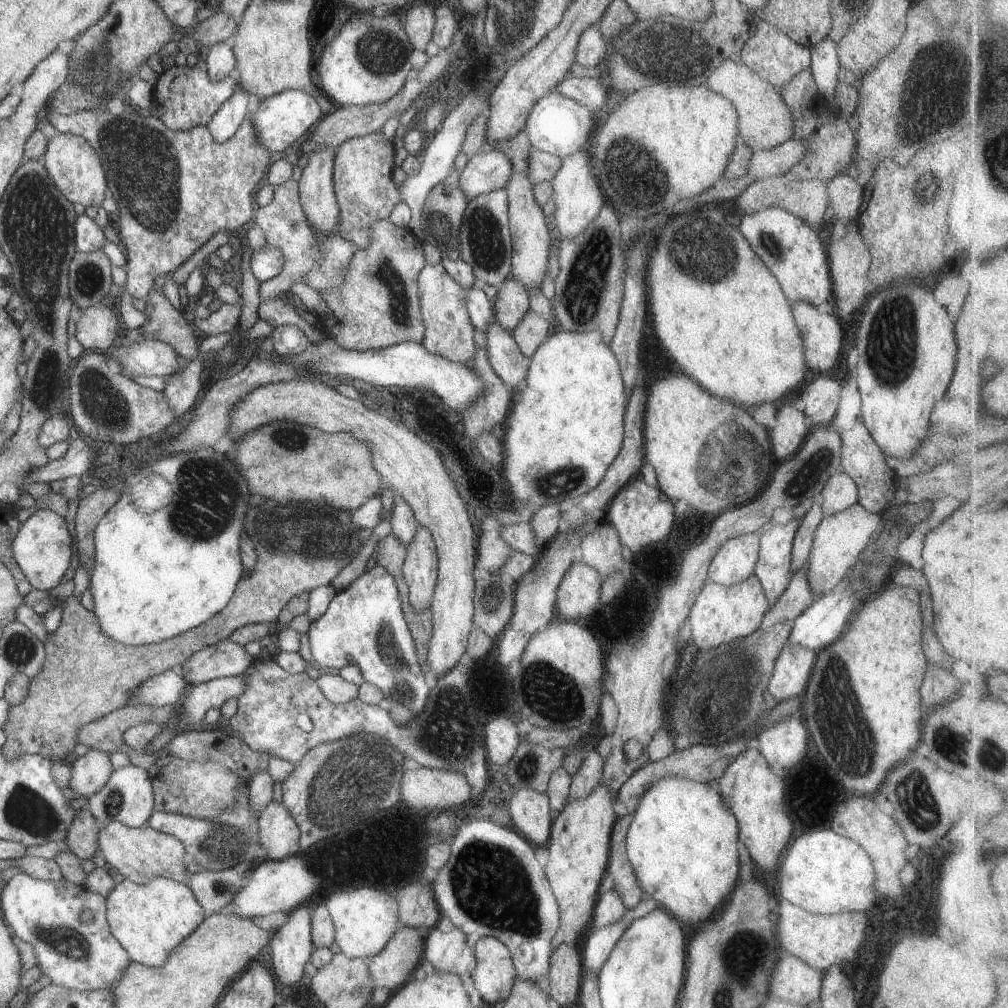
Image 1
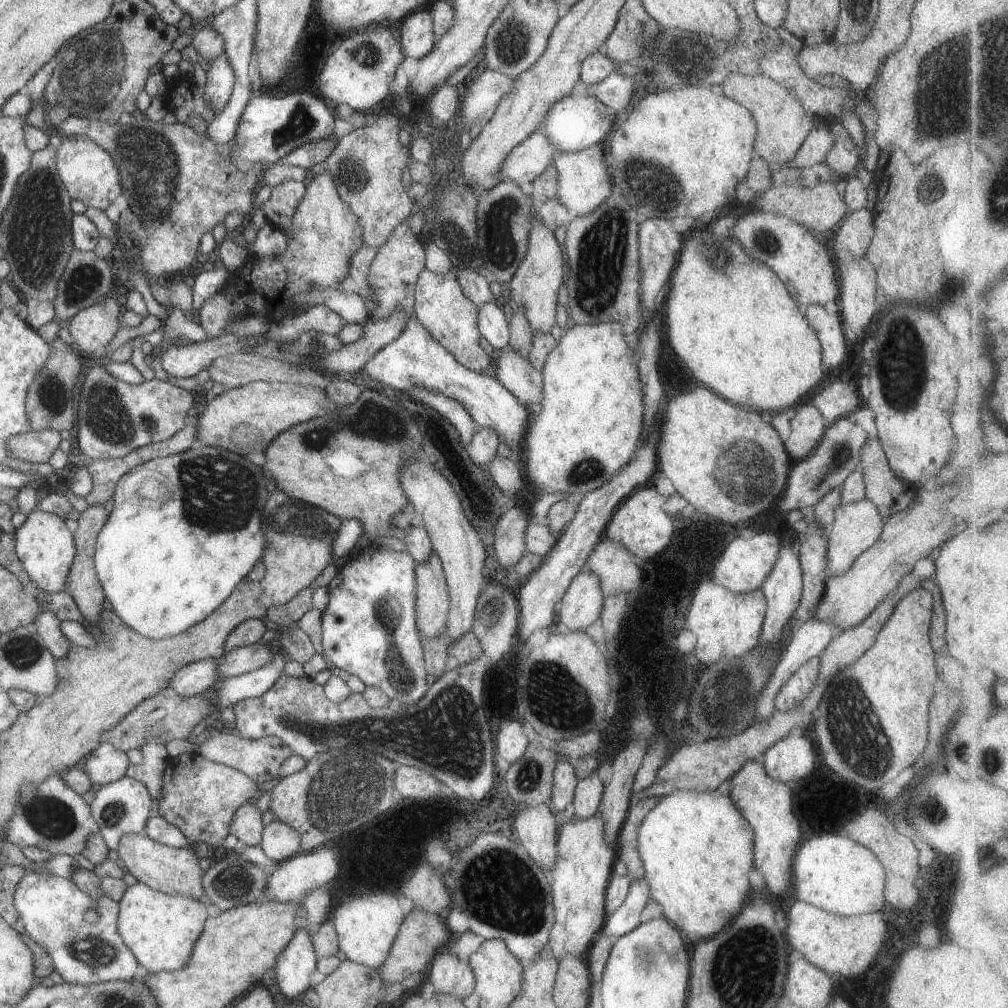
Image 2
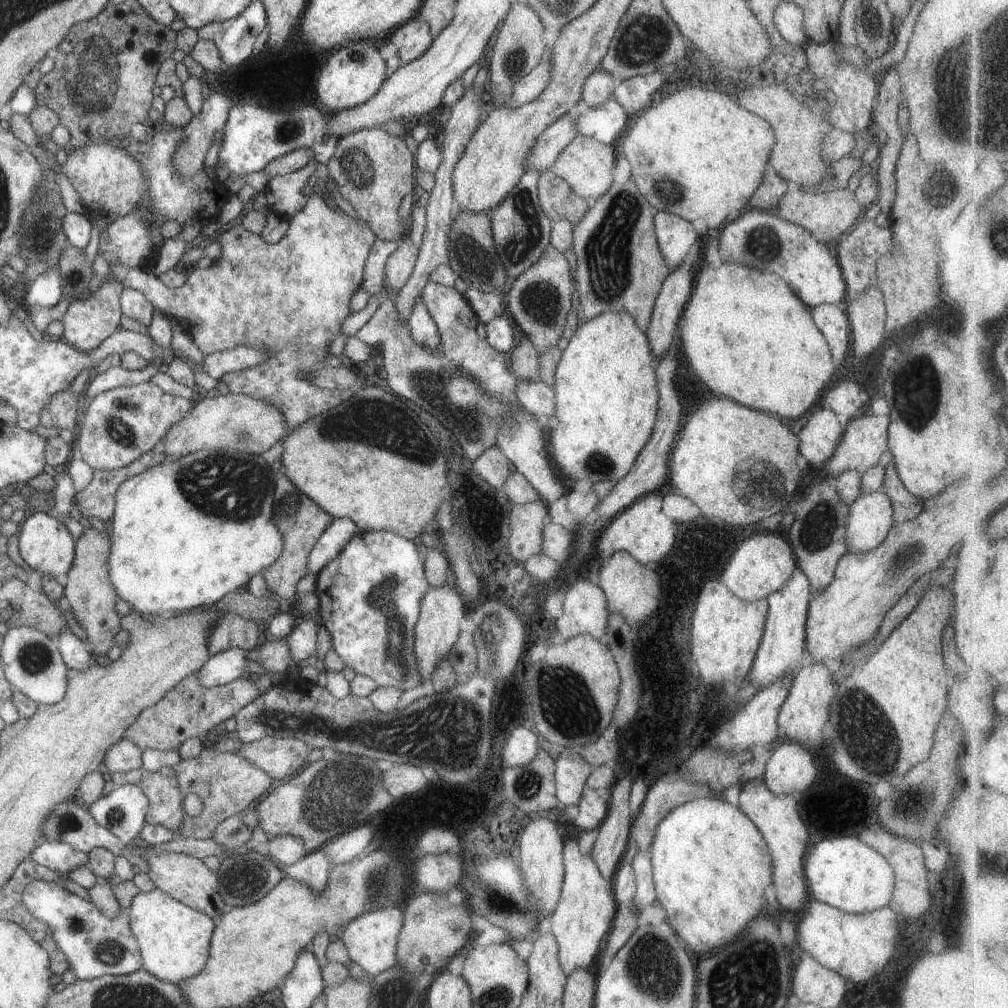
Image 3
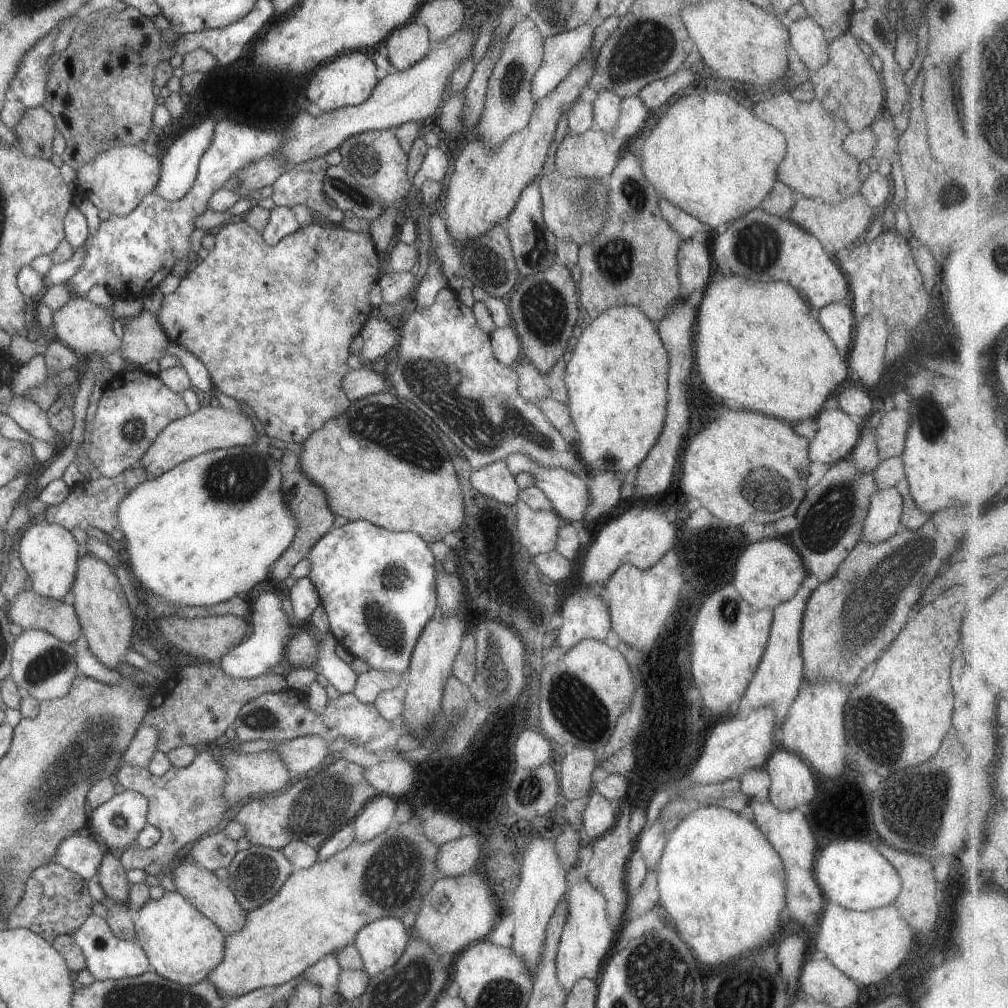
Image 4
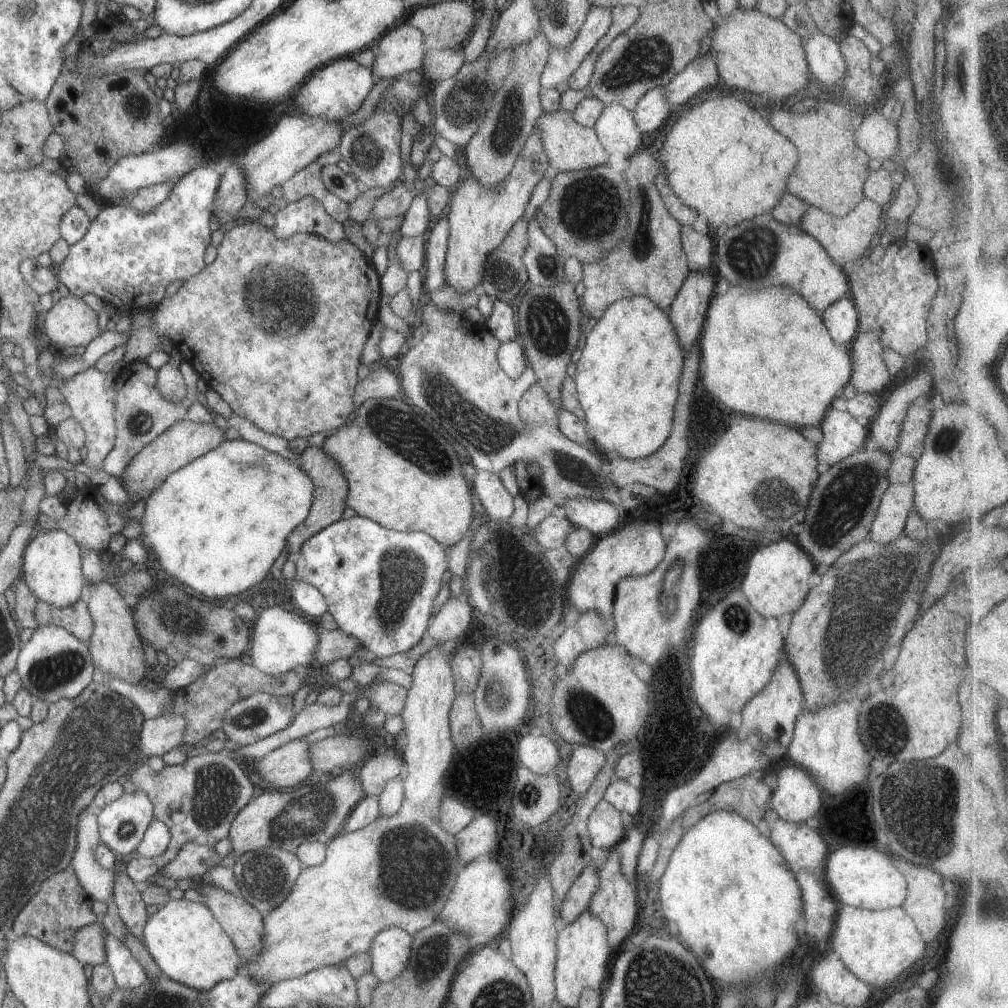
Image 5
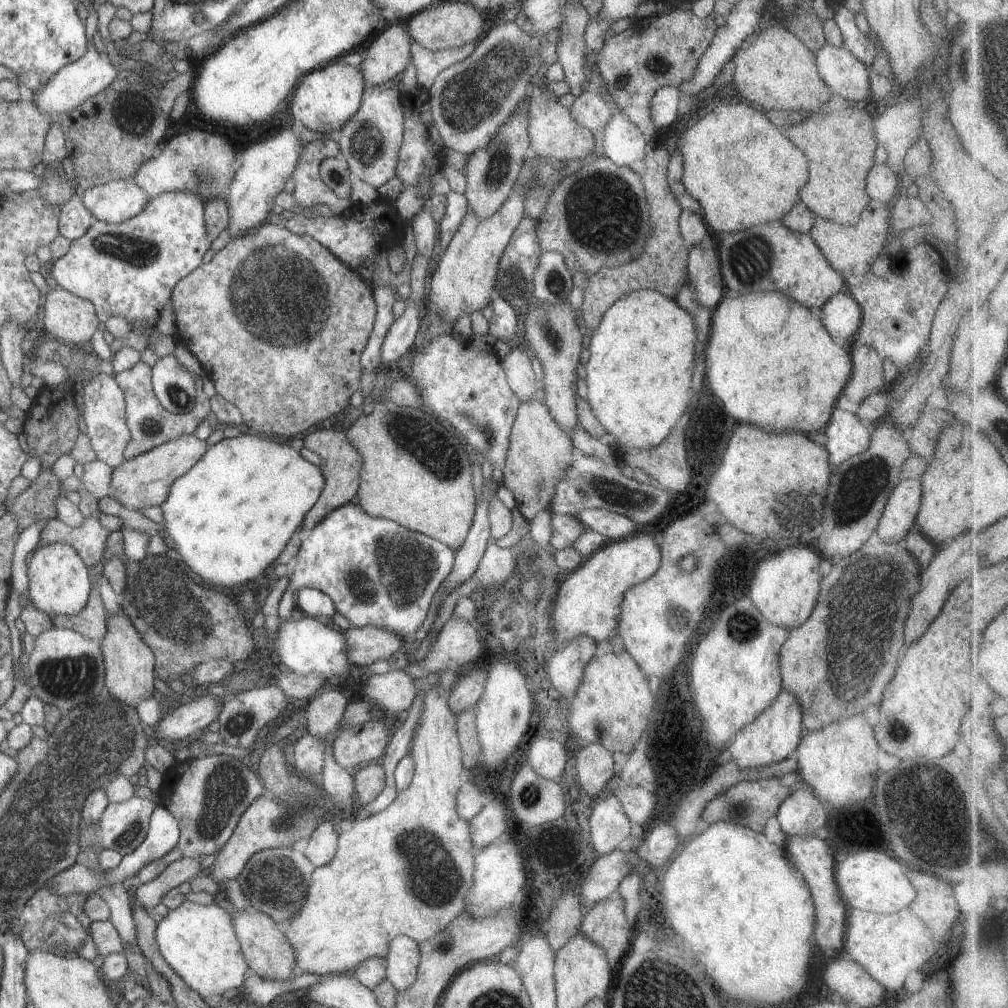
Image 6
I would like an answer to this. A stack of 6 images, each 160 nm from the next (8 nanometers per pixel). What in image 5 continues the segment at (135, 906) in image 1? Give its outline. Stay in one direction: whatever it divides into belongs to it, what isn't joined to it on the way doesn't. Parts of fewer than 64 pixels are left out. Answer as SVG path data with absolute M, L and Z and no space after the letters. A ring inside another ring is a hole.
M185 898L172 899L147 920L143 930L143 942L164 975L200 992L209 991L221 980L230 980L238 976L240 966L244 962L212 911L202 903L195 903Z

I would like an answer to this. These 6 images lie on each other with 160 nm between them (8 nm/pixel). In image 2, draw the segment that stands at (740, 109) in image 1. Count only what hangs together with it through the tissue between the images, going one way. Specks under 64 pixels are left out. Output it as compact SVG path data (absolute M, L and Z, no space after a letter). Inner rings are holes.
M735 72L726 77L722 87L725 96L753 114L757 124L755 148L758 156L771 168L787 168L815 126L812 115L801 105L800 98L764 74L756 78Z

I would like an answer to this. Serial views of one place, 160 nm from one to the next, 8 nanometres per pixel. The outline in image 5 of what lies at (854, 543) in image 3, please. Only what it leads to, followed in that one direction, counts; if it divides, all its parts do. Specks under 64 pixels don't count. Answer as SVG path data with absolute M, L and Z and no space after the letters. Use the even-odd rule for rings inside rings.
M894 483L886 488L869 532L871 542L888 544L903 537L905 522L914 512L914 493L913 483Z

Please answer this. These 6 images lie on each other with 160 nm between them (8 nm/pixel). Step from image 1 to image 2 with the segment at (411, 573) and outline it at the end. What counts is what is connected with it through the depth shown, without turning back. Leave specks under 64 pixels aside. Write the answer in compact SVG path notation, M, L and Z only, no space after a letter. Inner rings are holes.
M432 552L424 564L418 564L414 568L414 576L416 576L416 622L421 638L446 636L450 597L441 560Z

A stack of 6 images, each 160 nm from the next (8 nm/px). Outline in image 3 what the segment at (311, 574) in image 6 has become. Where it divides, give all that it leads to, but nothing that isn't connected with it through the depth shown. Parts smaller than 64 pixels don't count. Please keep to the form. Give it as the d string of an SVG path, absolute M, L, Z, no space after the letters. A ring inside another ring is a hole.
M358 530L344 549L317 574L318 611L332 638L332 648L357 675L373 678L380 687L399 688L404 692L423 682L413 646L421 600L431 587L426 580L424 563L417 542L393 532Z

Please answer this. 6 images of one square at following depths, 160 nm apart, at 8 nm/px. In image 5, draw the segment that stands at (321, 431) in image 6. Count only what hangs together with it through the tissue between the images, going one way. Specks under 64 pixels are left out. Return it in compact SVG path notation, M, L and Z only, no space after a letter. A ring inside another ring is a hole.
M309 446L303 451L297 463L300 468L306 472L314 483L314 500L311 504L308 516L304 522L301 522L288 535L287 545L290 553L296 553L300 547L311 536L326 528L329 524L336 522L342 518L344 510L347 507L347 494L349 491L349 484L347 478L343 475L343 470L339 467L338 462L331 459L330 455L321 447Z

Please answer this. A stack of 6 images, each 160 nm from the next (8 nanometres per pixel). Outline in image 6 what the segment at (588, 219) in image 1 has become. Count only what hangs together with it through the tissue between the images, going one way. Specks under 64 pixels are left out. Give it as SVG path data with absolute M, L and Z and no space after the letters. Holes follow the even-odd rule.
M538 86L532 88L528 109L530 153L542 158L552 157L564 162L579 159L592 159L595 133L580 126L572 118L570 109L562 106L556 99L549 99L541 94Z

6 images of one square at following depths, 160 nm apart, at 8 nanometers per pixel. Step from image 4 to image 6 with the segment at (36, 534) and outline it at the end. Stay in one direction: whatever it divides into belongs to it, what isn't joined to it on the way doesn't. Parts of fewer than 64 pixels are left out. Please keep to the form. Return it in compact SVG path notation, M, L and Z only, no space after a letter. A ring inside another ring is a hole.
M62 543L46 544L32 553L27 573L29 576L29 596L27 601L51 618L56 615L77 615L89 602L92 580L82 562L82 557L70 545Z

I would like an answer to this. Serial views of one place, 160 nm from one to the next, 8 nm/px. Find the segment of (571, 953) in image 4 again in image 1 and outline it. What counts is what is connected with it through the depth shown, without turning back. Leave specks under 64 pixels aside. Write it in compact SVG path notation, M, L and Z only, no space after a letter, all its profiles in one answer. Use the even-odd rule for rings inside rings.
M600 782L594 792L583 800L570 799L552 822L549 862L544 870L559 905L560 926L552 939L553 950L561 944L574 947L582 932L593 921L593 909L600 897L599 887L606 877L612 830L619 815L609 789Z

